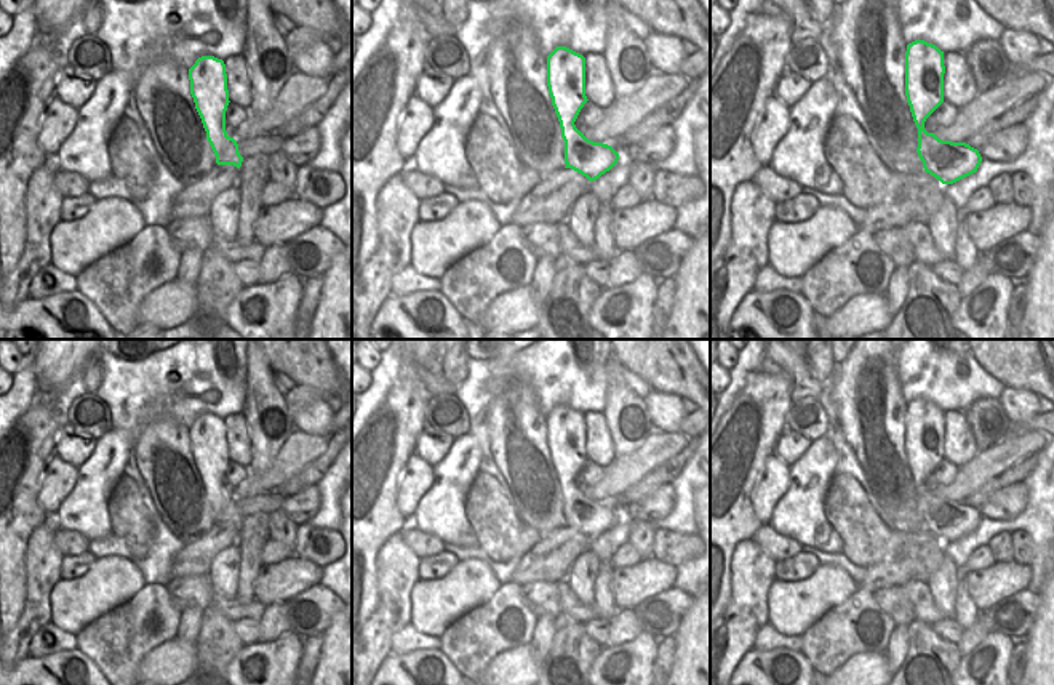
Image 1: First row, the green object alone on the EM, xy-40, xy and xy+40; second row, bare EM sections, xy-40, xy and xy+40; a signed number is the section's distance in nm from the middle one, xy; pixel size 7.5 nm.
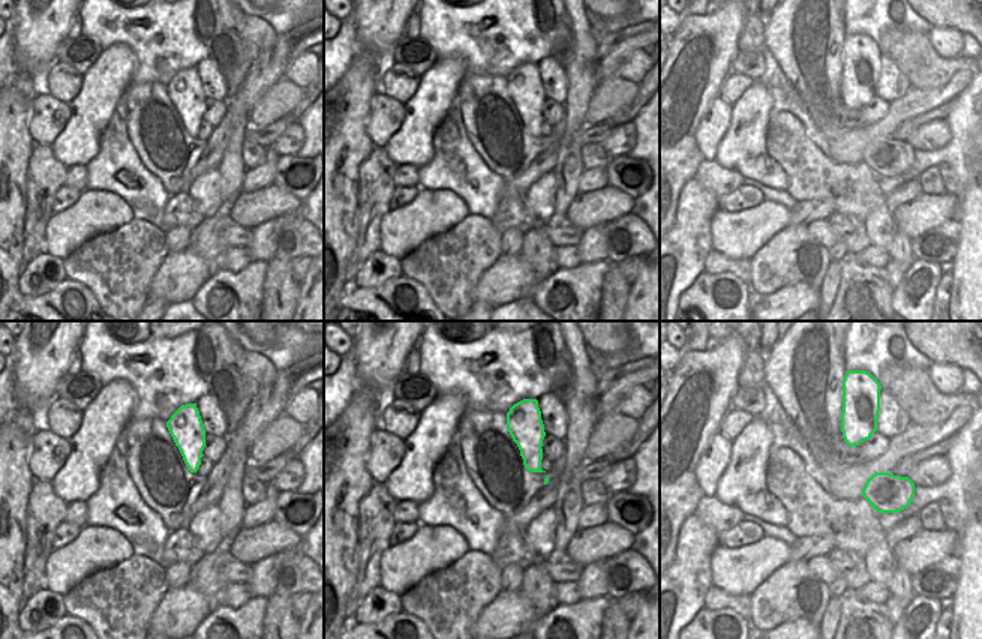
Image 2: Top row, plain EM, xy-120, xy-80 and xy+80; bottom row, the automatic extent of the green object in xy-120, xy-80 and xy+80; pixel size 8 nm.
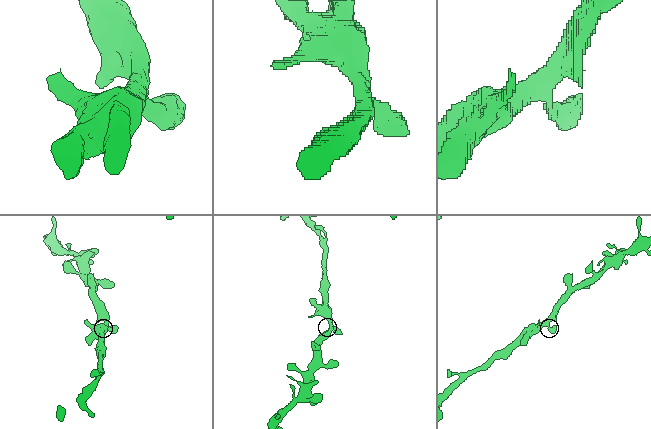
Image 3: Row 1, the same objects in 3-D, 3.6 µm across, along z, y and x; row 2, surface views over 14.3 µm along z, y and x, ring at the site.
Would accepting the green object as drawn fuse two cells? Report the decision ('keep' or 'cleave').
keep

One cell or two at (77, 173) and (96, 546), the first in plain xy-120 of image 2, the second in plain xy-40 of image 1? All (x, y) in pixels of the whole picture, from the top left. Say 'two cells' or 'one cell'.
two cells

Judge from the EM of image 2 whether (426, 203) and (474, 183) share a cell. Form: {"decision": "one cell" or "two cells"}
{"decision": "two cells"}

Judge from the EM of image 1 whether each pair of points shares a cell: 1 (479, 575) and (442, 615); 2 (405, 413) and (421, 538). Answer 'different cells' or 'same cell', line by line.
1: same cell
2: different cells

